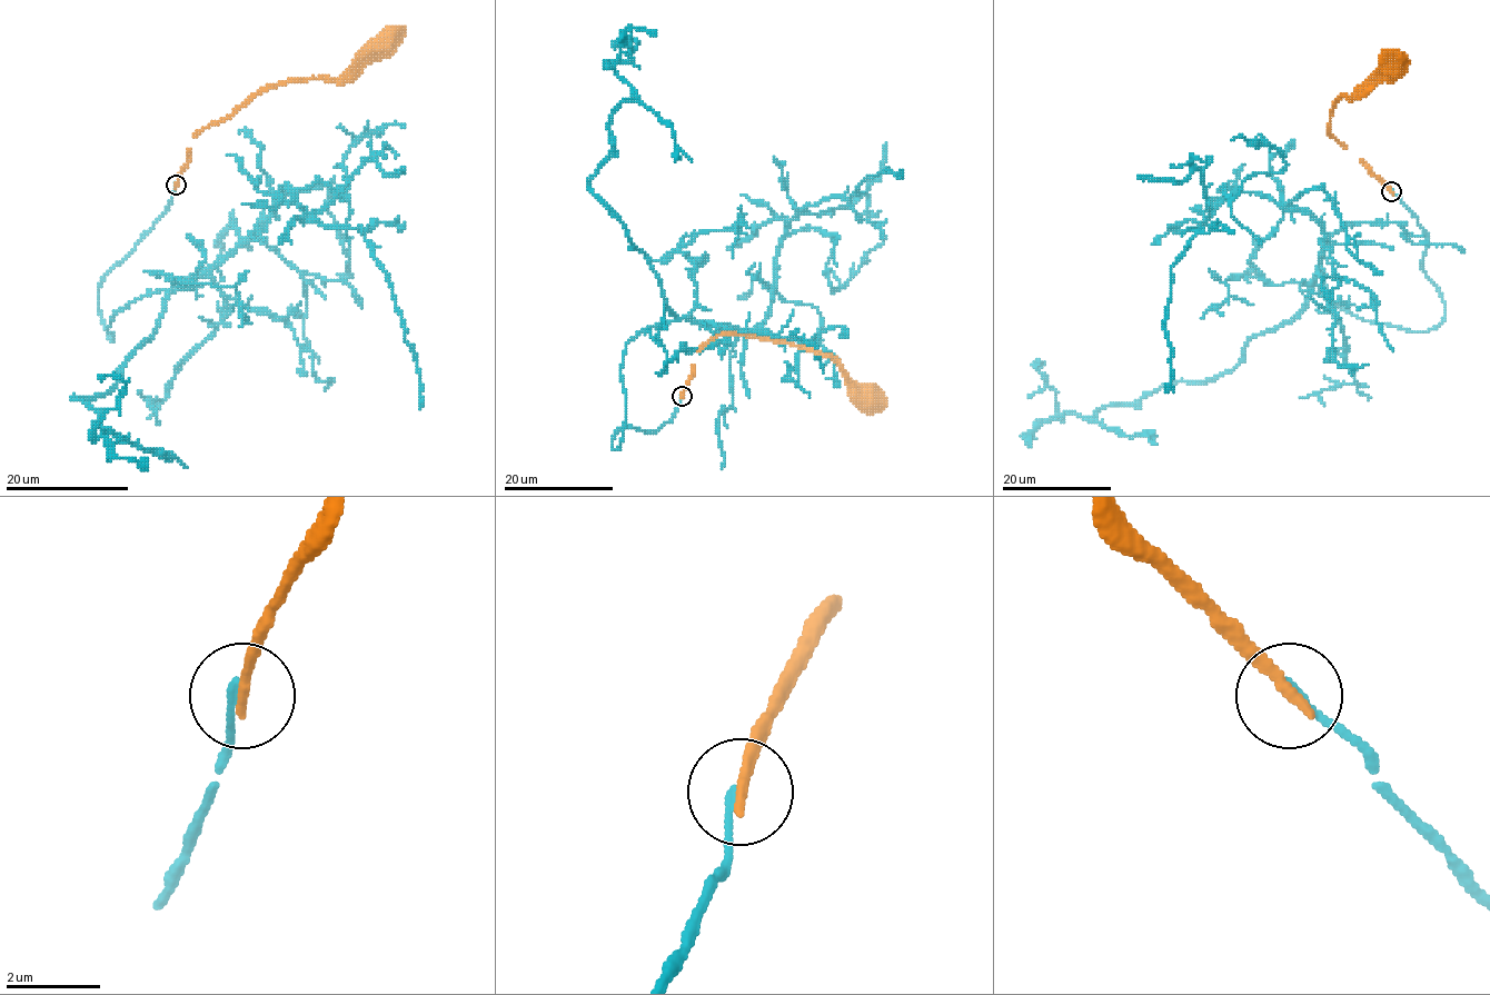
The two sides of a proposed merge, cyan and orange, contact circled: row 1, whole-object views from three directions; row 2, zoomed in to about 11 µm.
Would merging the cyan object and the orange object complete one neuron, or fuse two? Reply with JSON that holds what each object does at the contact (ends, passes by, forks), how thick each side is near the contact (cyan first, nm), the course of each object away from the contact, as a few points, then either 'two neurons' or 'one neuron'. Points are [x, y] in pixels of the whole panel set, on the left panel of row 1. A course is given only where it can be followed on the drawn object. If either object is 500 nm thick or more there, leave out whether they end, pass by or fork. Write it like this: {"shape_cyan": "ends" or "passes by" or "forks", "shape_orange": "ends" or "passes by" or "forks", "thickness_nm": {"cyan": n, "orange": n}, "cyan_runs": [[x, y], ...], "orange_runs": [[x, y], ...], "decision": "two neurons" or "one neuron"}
{"shape_cyan": "ends", "shape_orange": "ends", "thickness_nm": {"cyan": 170, "orange": 260}, "cyan_runs": [[176, 185], [99, 289], [112, 342], [112, 316], [209, 274], [285, 186], [368, 242], [420, 408]], "orange_runs": [[176, 185], [188, 159], [188, 149], [204, 128], [226, 119], [261, 91], [281, 83], [341, 78], [379, 38]], "decision": "two neurons"}

